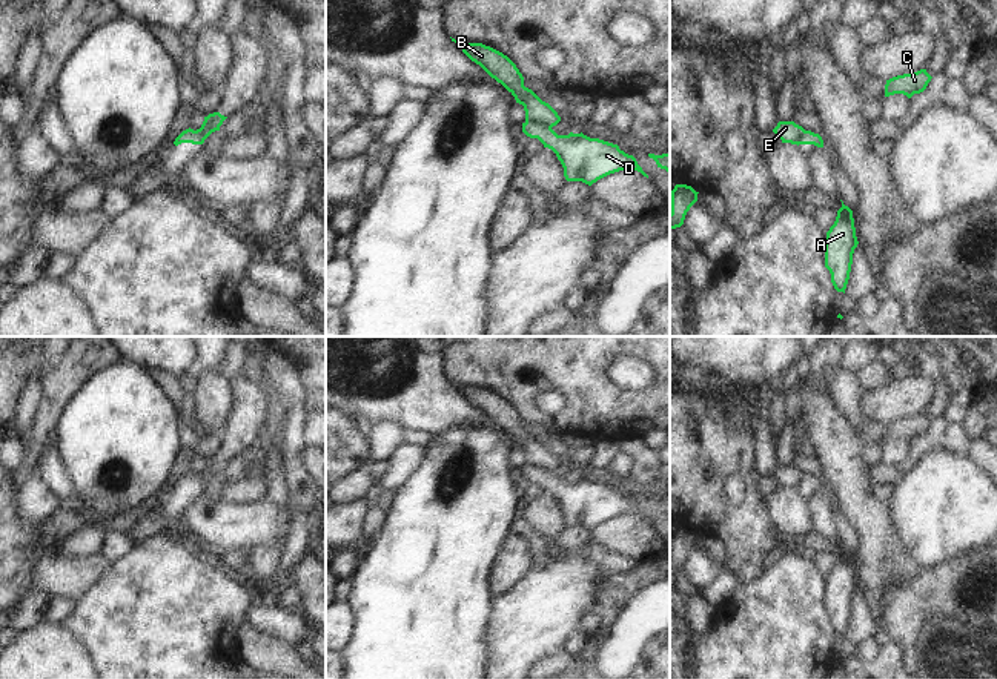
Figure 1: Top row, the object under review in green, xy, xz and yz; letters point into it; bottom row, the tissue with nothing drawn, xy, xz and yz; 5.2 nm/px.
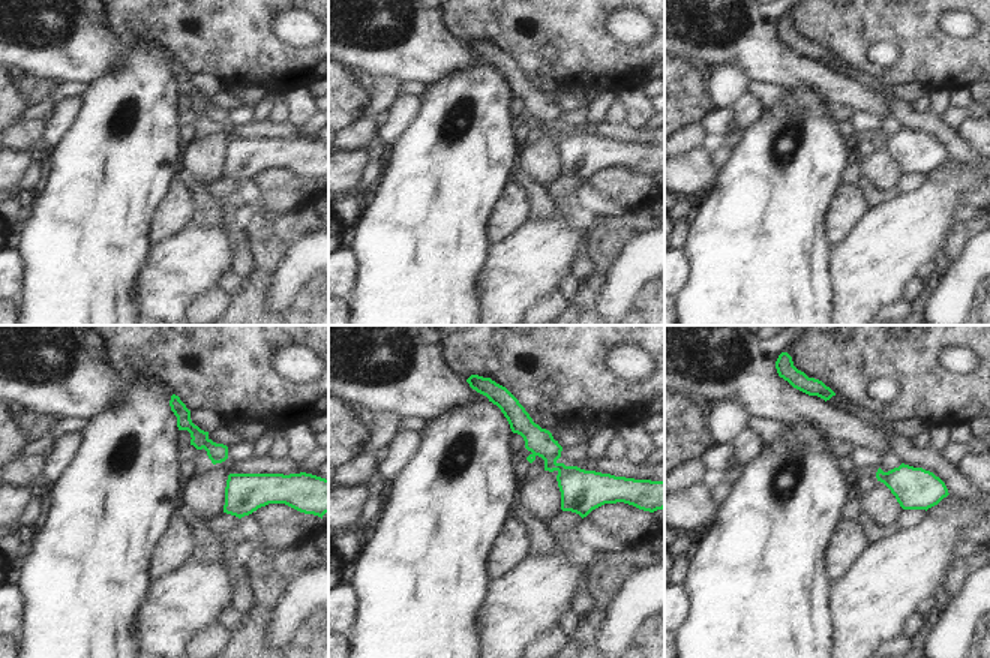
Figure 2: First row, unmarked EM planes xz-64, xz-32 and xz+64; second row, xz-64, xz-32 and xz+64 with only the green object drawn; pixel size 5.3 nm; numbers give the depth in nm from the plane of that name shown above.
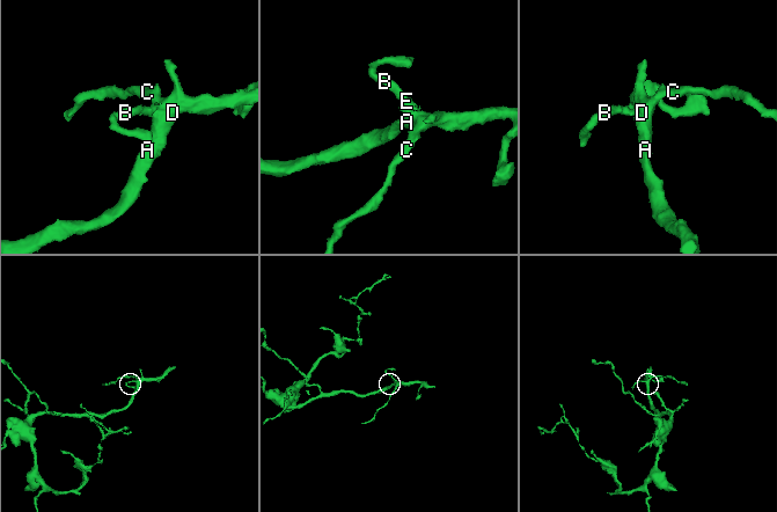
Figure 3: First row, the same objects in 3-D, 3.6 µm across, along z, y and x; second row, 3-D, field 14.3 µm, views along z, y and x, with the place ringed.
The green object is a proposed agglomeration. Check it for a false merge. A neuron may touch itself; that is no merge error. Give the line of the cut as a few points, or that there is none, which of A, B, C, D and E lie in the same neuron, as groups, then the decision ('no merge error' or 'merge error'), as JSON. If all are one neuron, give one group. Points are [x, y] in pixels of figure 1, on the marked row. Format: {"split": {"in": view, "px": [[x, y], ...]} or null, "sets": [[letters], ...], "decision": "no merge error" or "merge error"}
{"split": {"in": "xz", "px": [[526, 120], [550, 129]]}, "sets": [["A", "C", "D"], ["B", "E"]], "decision": "merge error"}

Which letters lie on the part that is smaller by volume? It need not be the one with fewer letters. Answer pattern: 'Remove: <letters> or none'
Remove: B, E

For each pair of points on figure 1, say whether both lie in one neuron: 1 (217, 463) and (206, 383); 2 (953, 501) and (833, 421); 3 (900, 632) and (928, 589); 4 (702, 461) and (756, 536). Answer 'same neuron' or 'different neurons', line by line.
1: different neurons
2: different neurons
3: same neuron
4: same neuron

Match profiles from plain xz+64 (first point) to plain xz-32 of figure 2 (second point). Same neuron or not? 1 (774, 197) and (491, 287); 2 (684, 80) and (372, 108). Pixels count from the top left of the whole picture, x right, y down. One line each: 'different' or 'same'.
1: different
2: different

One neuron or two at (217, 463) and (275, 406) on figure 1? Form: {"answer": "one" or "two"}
{"answer": "two"}

